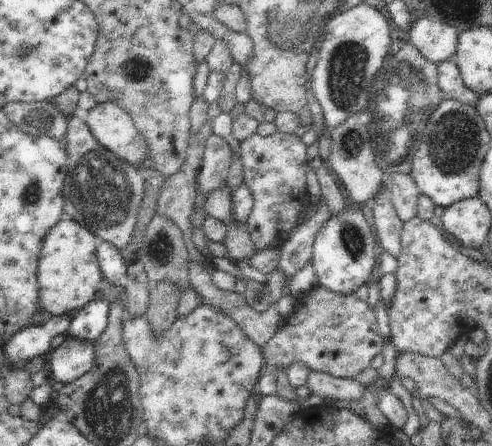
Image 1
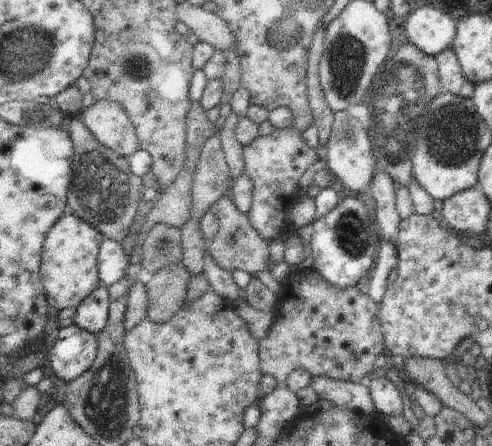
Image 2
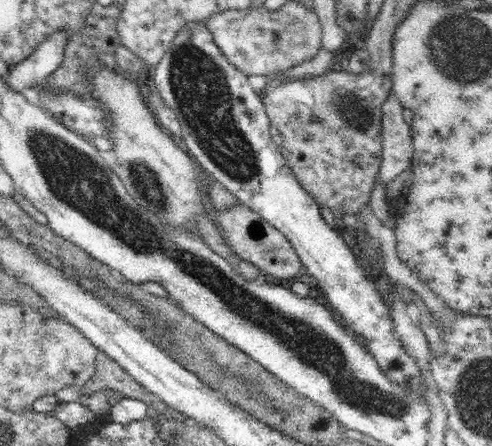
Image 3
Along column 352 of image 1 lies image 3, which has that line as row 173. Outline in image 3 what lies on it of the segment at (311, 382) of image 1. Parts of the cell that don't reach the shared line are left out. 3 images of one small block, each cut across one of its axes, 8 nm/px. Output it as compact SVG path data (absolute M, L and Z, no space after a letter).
M392 94L382 106L382 168L380 168L380 182L390 184L394 182L404 170L410 168L414 156L414 142L410 134L410 126L404 122L404 106Z

